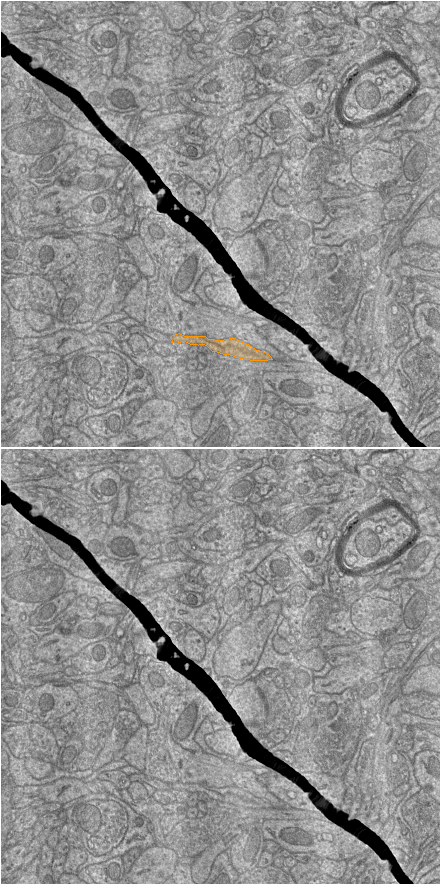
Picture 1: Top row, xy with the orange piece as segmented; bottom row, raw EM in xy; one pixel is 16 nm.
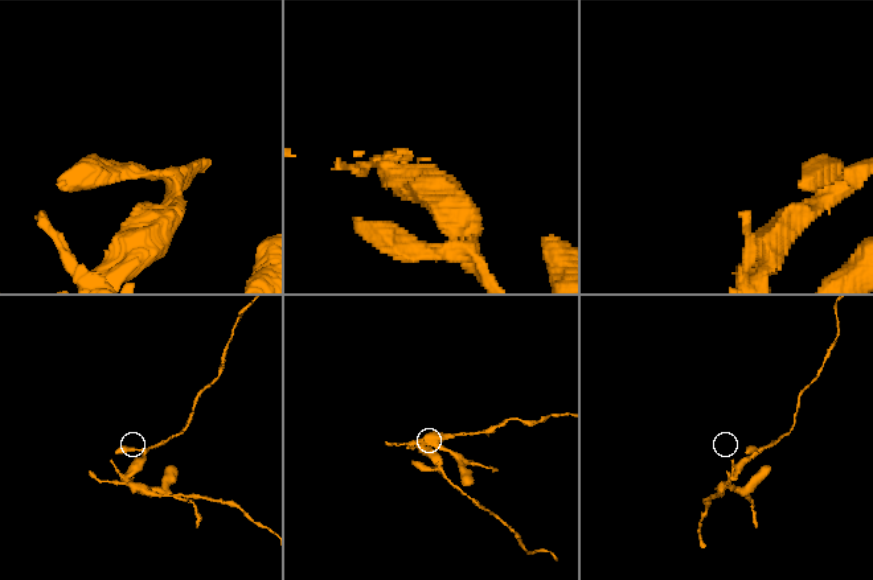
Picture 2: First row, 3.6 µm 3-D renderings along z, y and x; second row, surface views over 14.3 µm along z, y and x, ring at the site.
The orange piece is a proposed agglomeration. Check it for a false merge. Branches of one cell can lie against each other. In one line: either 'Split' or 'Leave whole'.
Split.

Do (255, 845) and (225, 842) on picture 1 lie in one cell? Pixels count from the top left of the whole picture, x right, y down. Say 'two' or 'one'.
two

